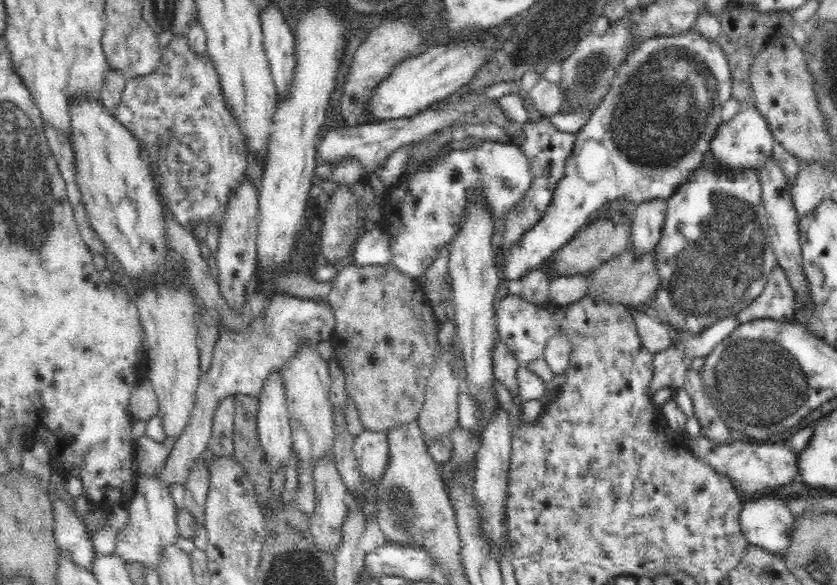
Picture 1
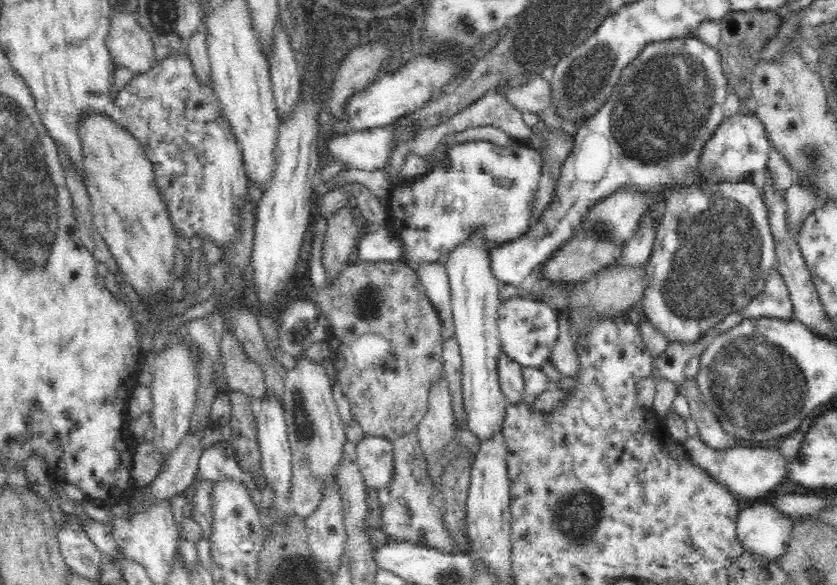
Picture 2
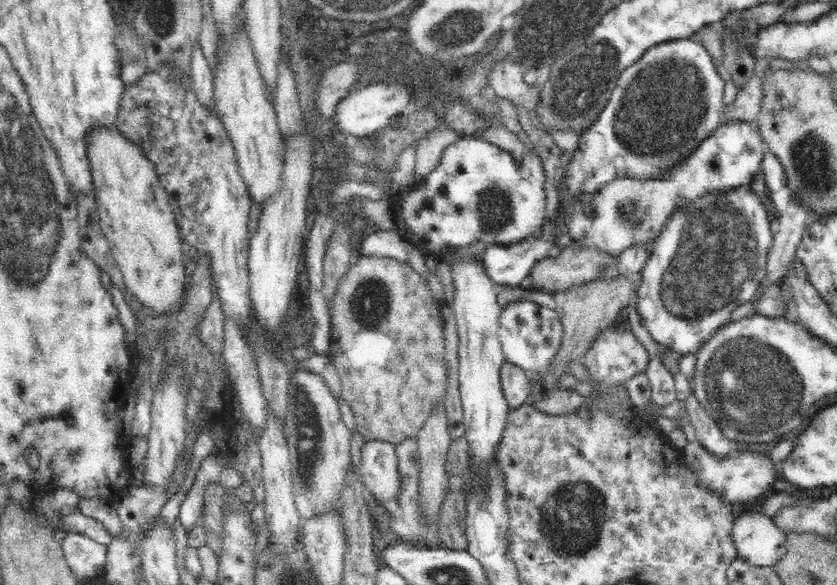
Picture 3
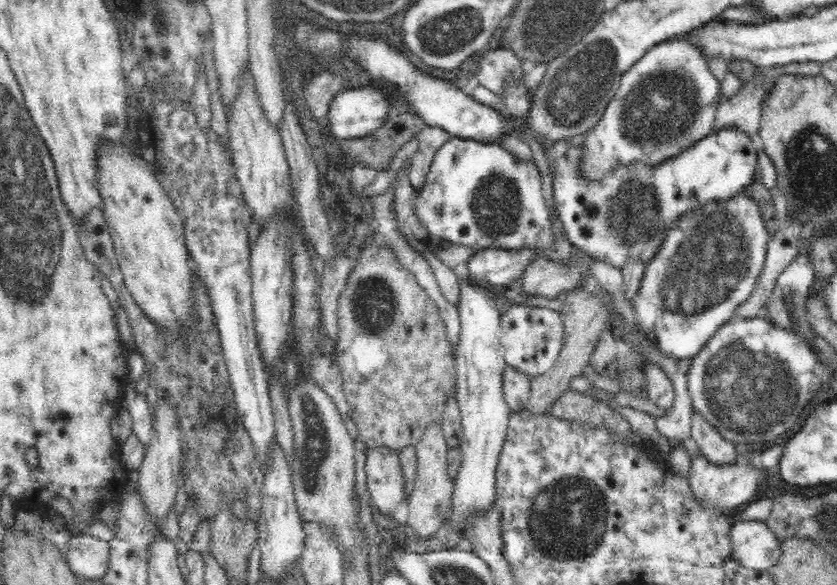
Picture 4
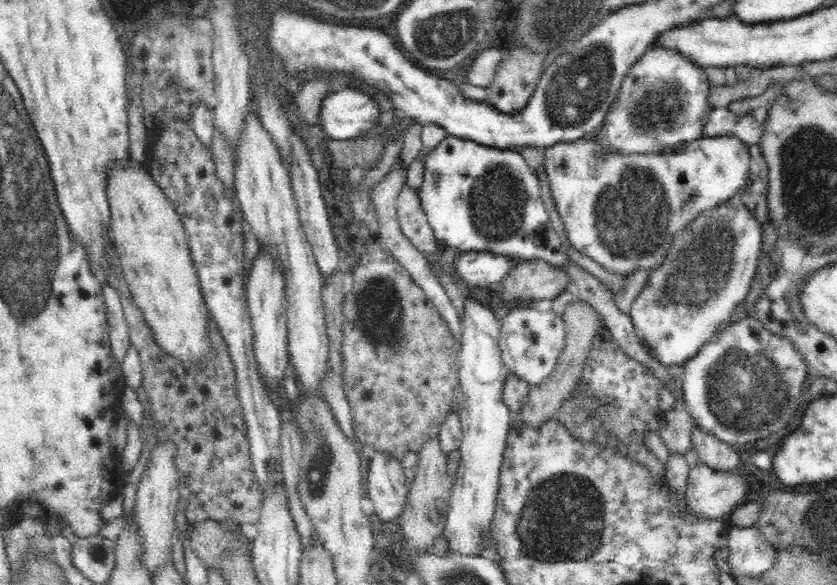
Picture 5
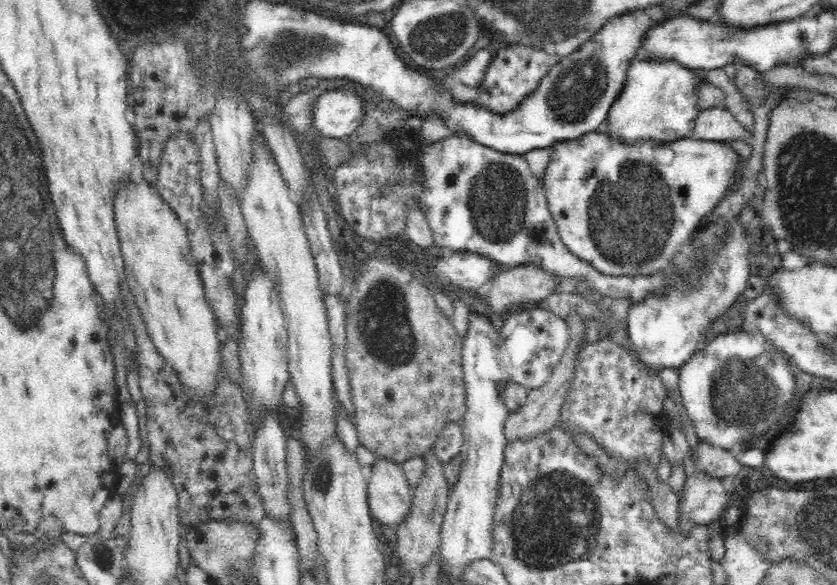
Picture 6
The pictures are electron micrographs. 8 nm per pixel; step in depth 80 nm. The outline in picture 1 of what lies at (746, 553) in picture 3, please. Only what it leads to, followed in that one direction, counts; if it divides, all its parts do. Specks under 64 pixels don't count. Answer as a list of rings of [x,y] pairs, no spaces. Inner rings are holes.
[[[778,496],[757,498],[745,504],[740,516],[748,542],[776,555],[783,555],[789,548],[796,520],[789,500]]]

